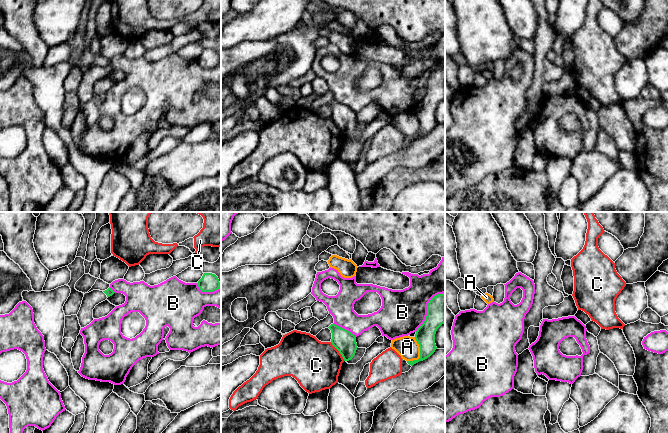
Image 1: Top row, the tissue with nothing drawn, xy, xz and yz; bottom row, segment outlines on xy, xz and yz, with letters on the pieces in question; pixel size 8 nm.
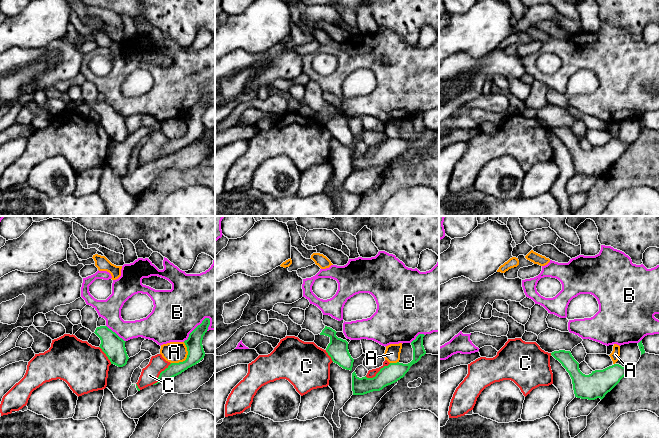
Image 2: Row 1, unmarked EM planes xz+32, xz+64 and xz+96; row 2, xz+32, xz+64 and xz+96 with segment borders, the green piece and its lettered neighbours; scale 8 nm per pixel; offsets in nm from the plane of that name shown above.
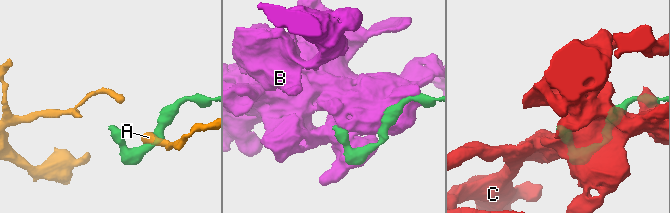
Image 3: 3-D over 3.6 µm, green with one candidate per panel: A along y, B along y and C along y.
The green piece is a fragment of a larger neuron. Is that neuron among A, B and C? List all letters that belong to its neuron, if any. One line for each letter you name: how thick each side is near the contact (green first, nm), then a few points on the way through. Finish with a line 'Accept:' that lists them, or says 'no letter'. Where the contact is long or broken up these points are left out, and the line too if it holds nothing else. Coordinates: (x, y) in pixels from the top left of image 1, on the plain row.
Accept: no letter

